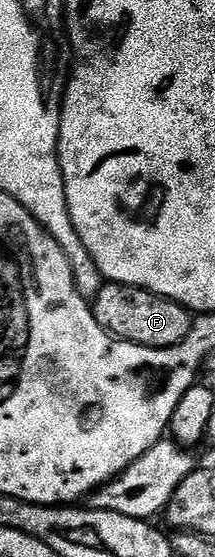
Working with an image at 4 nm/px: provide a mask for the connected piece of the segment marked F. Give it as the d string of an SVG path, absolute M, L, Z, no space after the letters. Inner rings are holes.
M112 283L102 284L91 308L99 327L106 329L112 337L152 349L166 349L183 343L191 331L194 319L190 310L171 299L139 287Z

